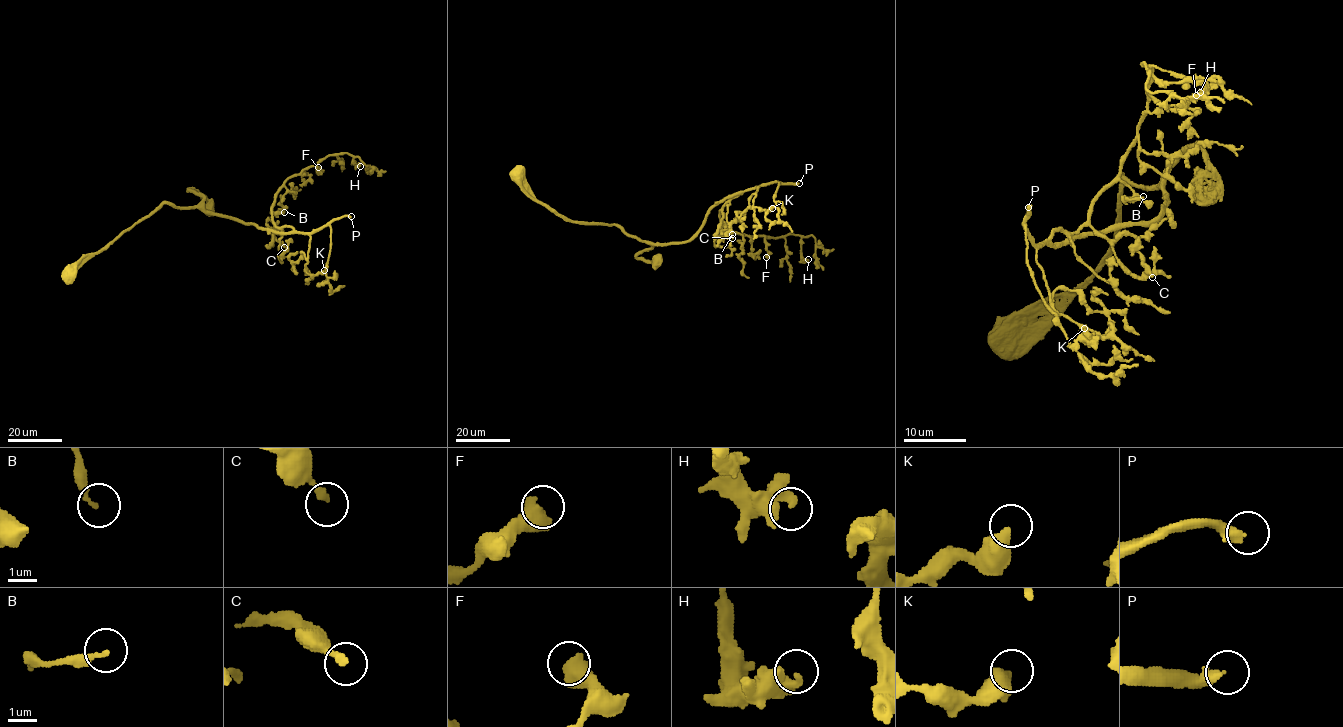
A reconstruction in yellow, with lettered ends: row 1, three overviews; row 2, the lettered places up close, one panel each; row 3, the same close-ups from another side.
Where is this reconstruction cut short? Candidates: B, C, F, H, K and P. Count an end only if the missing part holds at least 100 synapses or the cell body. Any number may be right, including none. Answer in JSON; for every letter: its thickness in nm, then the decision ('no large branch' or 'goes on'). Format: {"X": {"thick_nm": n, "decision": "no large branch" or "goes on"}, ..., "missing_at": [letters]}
{"B": {"thick_nm": 190, "decision": "no large branch"}, "C": {"thick_nm": 240, "decision": "no large branch"}, "F": {"thick_nm": 650, "decision": "no large branch"}, "H": {"thick_nm": 260, "decision": "no large branch"}, "K": {"thick_nm": 500, "decision": "no large branch"}, "P": {"thick_nm": 360, "decision": "goes on"}, "missing_at": ["P"]}

